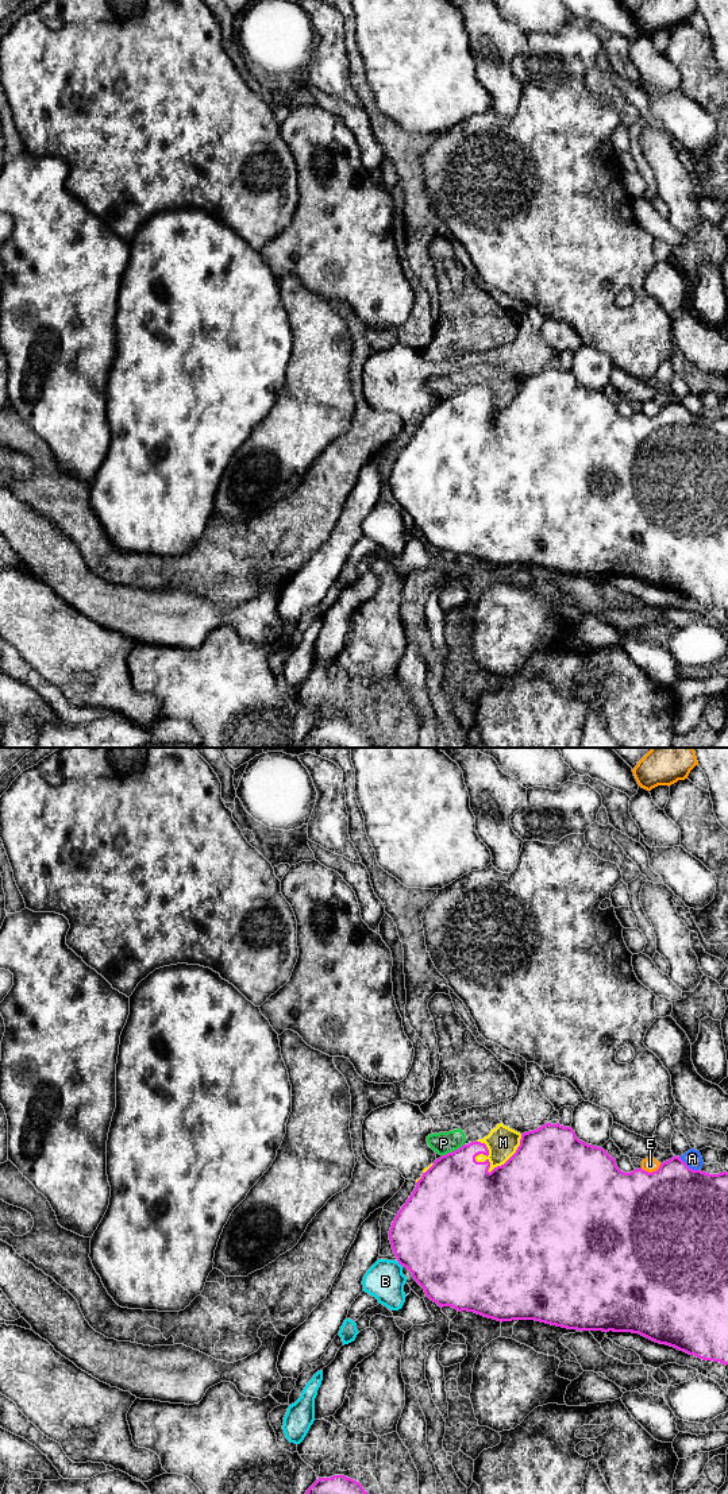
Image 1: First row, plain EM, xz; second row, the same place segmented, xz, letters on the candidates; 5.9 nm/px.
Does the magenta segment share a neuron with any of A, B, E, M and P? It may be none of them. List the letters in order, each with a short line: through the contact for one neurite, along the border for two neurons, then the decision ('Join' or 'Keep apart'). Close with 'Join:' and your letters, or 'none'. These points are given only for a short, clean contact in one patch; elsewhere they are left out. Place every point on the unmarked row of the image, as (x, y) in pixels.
A: Keep apart
B: Keep apart
E: Keep apart
M: Keep apart
P: Keep apart
Join: none

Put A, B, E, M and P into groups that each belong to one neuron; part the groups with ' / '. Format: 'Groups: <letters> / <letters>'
Groups: A / B / E / M P

